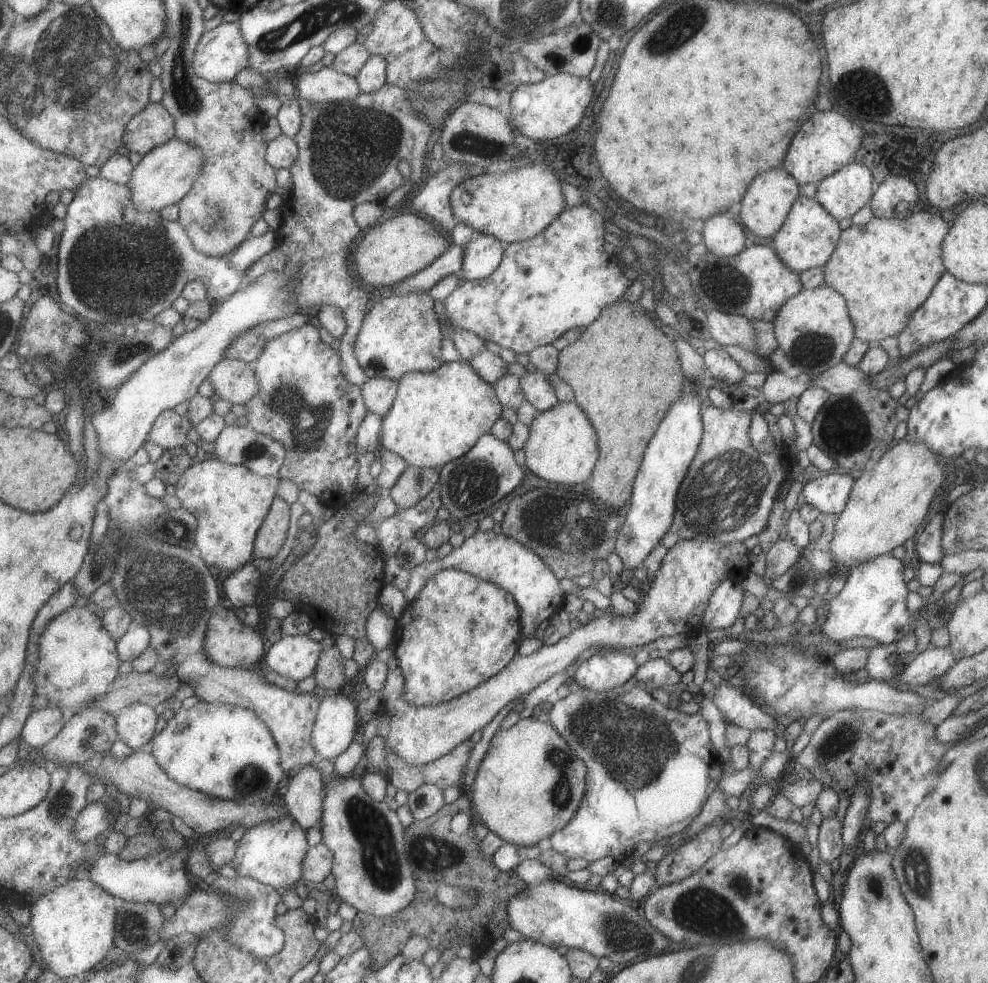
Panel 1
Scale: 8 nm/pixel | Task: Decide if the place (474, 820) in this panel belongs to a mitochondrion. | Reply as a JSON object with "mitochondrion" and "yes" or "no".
{"mitochondrion":"no"}

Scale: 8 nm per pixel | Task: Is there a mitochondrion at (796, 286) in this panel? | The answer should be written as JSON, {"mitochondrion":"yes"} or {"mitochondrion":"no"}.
{"mitochondrion":"no"}

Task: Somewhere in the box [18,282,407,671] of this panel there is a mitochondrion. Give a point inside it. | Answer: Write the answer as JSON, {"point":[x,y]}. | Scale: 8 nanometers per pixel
{"point":[164,586]}

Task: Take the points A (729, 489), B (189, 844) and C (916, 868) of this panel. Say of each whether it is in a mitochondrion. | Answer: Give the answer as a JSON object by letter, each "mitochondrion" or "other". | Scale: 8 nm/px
{"A":"mitochondrion","B":"other","C":"mitochondrion"}

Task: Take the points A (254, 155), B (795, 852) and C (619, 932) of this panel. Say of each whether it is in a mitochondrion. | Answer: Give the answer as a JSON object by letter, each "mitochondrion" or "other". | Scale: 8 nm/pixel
{"A":"other","B":"other","C":"mitochondrion"}

